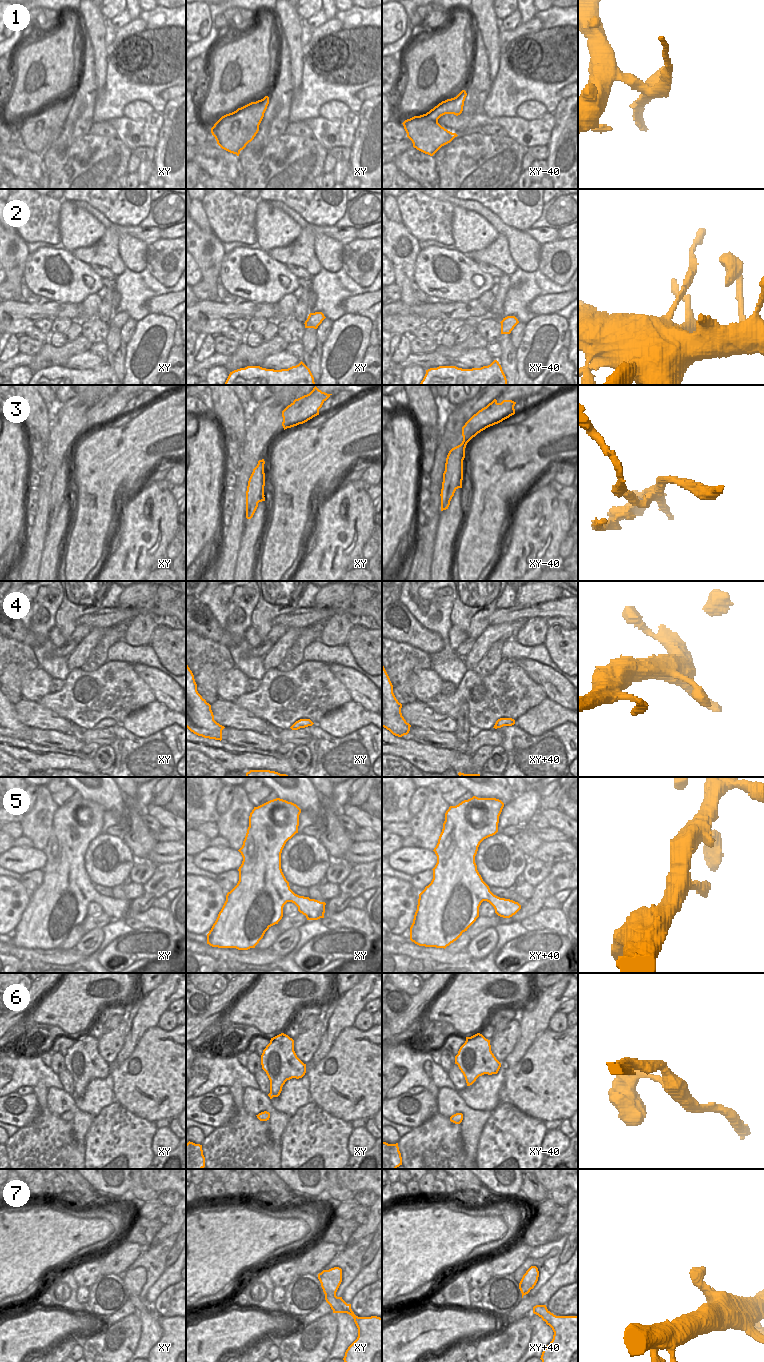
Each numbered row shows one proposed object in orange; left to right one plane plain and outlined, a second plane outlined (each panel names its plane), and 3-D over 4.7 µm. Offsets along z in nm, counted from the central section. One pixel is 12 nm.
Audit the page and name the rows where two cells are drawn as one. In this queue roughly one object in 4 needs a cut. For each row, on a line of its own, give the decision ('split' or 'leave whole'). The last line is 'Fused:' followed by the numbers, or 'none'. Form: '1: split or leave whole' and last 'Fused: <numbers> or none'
1: split
2: split
3: split
4: leave whole
5: leave whole
6: leave whole
7: leave whole
Fused: 1, 2, 3

